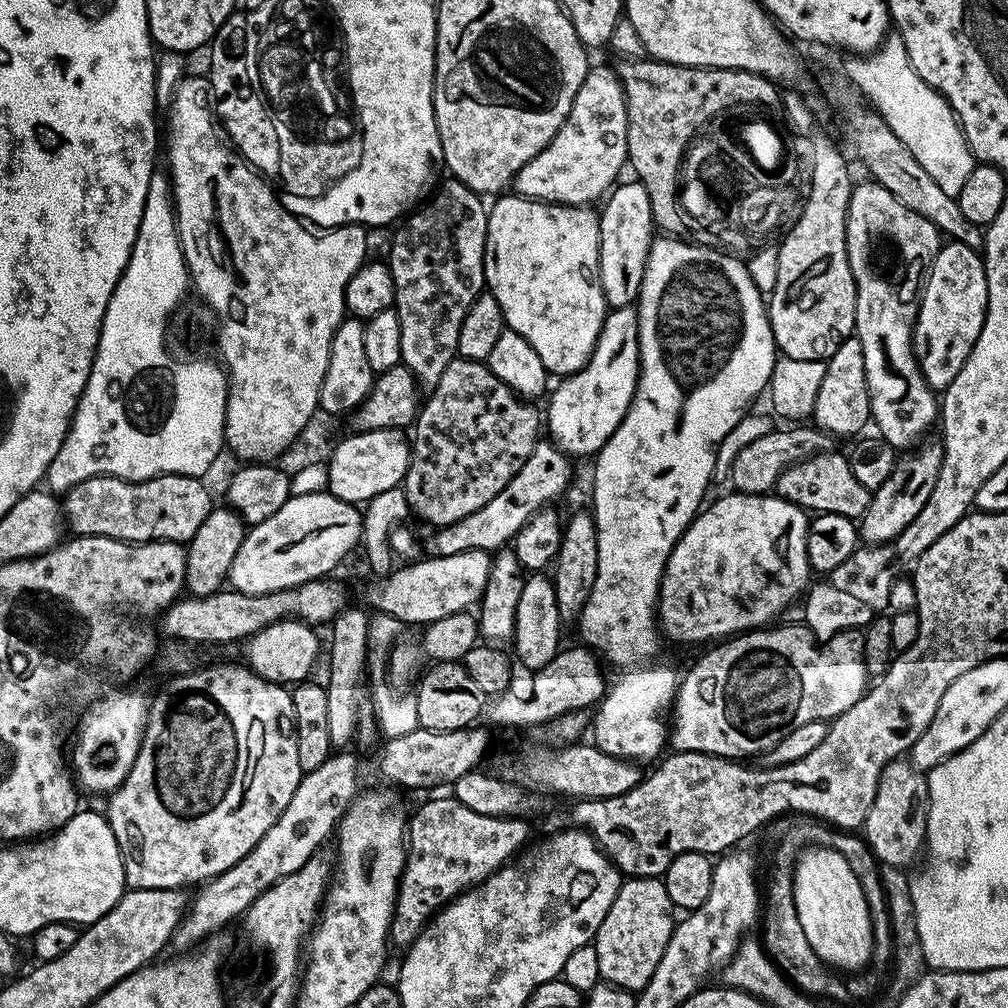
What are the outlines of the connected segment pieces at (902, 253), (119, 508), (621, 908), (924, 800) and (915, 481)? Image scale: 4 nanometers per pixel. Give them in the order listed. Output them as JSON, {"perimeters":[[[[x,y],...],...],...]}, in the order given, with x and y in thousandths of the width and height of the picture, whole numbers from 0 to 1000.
{"perimeters":[[[[868,181],[860,182],[850,182],[846,186],[843,204],[841,205],[841,215],[839,216],[839,252],[841,253],[843,268],[847,272],[847,280],[849,281],[849,328],[847,331],[855,339],[855,355],[859,359],[859,383],[861,384],[863,403],[865,404],[864,420],[867,422],[867,425],[869,421],[868,428],[876,433],[879,438],[883,438],[885,444],[890,446],[905,446],[917,435],[913,433],[919,432],[921,424],[928,417],[930,420],[931,417],[931,393],[927,386],[919,379],[919,375],[909,358],[909,352],[905,346],[905,326],[909,323],[909,310],[913,306],[915,279],[918,277],[921,267],[925,265],[925,258],[932,252],[935,245],[932,240],[934,229],[927,224],[927,220],[915,216],[915,212],[907,212],[907,208],[895,204],[895,200],[891,200],[891,196],[887,196],[887,192],[883,192],[883,188],[879,188],[875,184]]],[[[90,472],[63,489],[62,512],[66,523],[68,520],[75,532],[108,532],[114,536],[125,536],[128,540],[144,540],[146,536],[168,536],[174,540],[186,541],[187,537],[192,534],[192,530],[196,530],[196,522],[200,522],[200,518],[204,518],[204,510],[208,510],[212,503],[212,497],[210,497],[209,490],[206,489],[205,482],[201,480],[202,478],[196,472],[155,472],[151,476],[136,476],[134,478],[118,476],[116,472]]],[[[629,869],[620,872],[613,887],[597,911],[589,934],[593,942],[593,962],[600,976],[619,980],[622,984],[634,986],[645,974],[657,946],[667,930],[669,902],[661,887],[658,872],[650,869]]],[[[900,753],[884,754],[871,772],[867,800],[859,808],[855,828],[874,858],[900,862],[918,844],[917,828],[921,814],[921,771]]],[[[914,439],[908,446],[894,451],[890,455],[887,466],[875,482],[871,482],[865,488],[865,497],[851,517],[851,532],[858,541],[883,540],[891,535],[895,526],[911,514],[915,502],[919,502],[919,494],[927,486],[927,478],[931,478],[931,466],[935,462],[937,453],[936,439]]]]}

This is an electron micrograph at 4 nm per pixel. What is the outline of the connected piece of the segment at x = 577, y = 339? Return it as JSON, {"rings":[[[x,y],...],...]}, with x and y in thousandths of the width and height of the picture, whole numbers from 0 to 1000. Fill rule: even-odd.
{"rings":[[[500,192],[495,195],[492,203],[484,206],[484,231],[482,232],[482,244],[480,245],[480,280],[483,289],[498,304],[500,320],[507,328],[518,331],[522,339],[538,355],[538,363],[552,375],[559,375],[567,372],[568,369],[577,367],[577,363],[583,361],[587,353],[589,343],[593,339],[595,329],[599,326],[599,314],[605,307],[599,299],[599,289],[595,283],[595,215],[583,204],[568,204],[565,202],[546,202],[543,198],[525,198],[523,194],[515,192]]]}

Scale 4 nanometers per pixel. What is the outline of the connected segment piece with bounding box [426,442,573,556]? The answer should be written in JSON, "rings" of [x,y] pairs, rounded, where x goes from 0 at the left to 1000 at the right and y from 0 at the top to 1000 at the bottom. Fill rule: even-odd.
{"rings":[[[532,439],[526,454],[522,454],[518,466],[514,466],[514,470],[506,474],[502,486],[497,486],[493,492],[486,494],[486,498],[478,502],[478,506],[470,506],[470,510],[462,510],[462,514],[430,527],[430,532],[425,536],[424,551],[445,552],[466,546],[488,550],[507,541],[518,526],[518,522],[526,518],[526,514],[535,504],[544,504],[547,496],[554,495],[563,486],[563,479],[567,476],[567,460],[568,457],[551,440]]]}

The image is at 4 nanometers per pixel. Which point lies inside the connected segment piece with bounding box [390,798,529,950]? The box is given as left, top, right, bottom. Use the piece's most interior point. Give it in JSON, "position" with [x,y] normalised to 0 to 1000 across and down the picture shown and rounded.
{"position":[445,841]}

